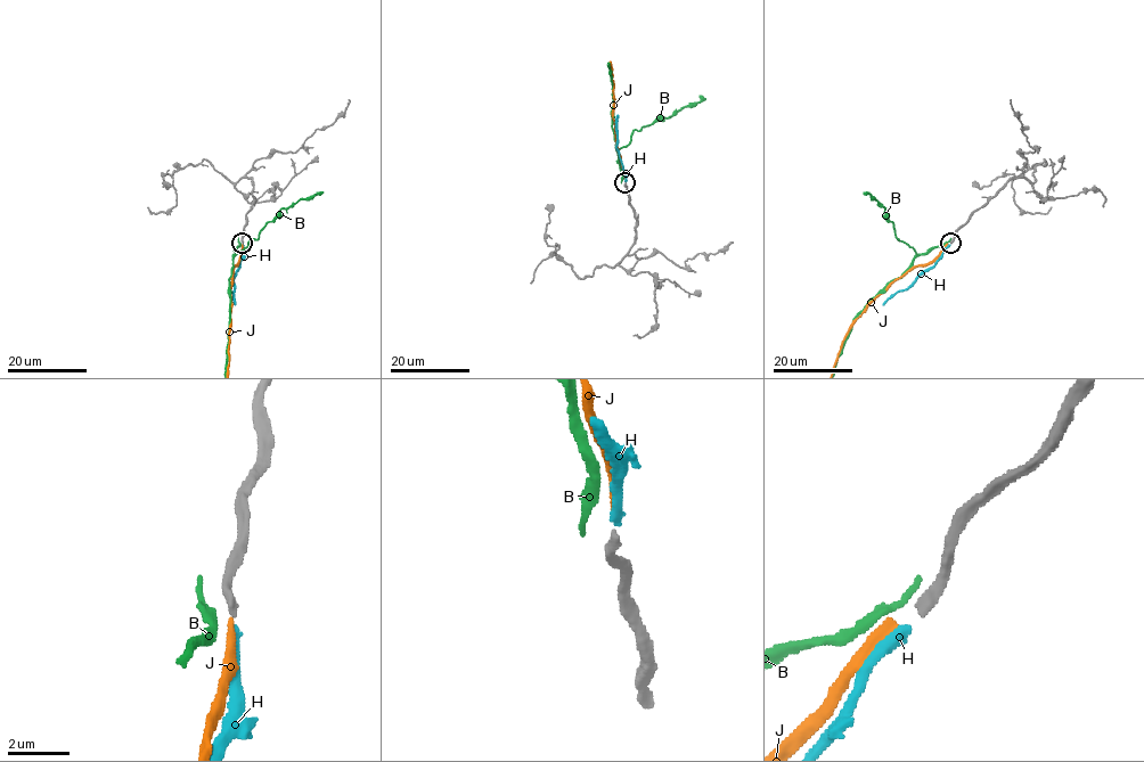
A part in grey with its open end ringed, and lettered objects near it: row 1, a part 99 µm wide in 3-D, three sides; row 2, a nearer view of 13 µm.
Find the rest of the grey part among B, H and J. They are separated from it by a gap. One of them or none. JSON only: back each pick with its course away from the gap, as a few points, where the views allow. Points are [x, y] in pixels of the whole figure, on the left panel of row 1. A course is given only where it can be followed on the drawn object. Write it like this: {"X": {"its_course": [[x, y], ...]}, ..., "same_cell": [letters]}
{"same_cell": ["J"]}

